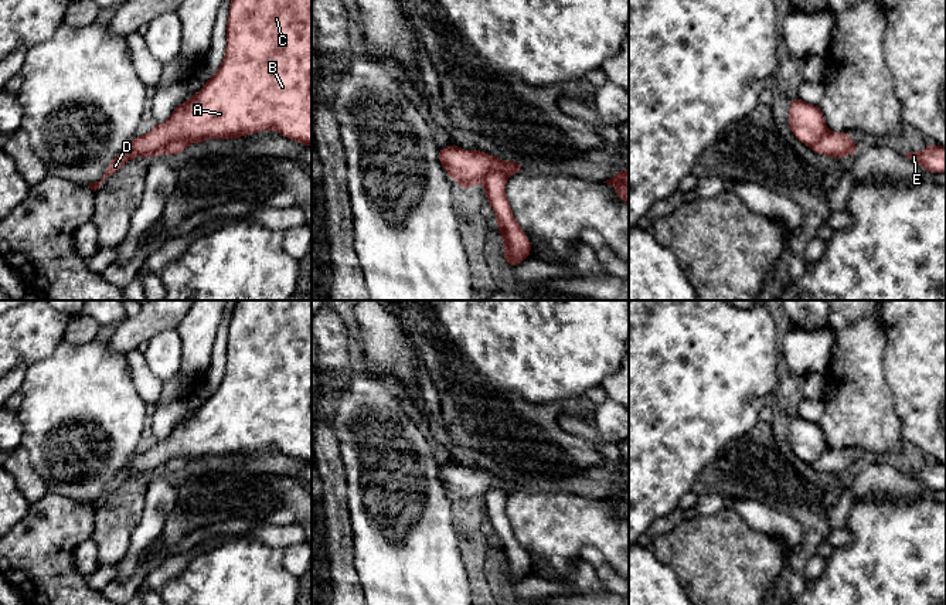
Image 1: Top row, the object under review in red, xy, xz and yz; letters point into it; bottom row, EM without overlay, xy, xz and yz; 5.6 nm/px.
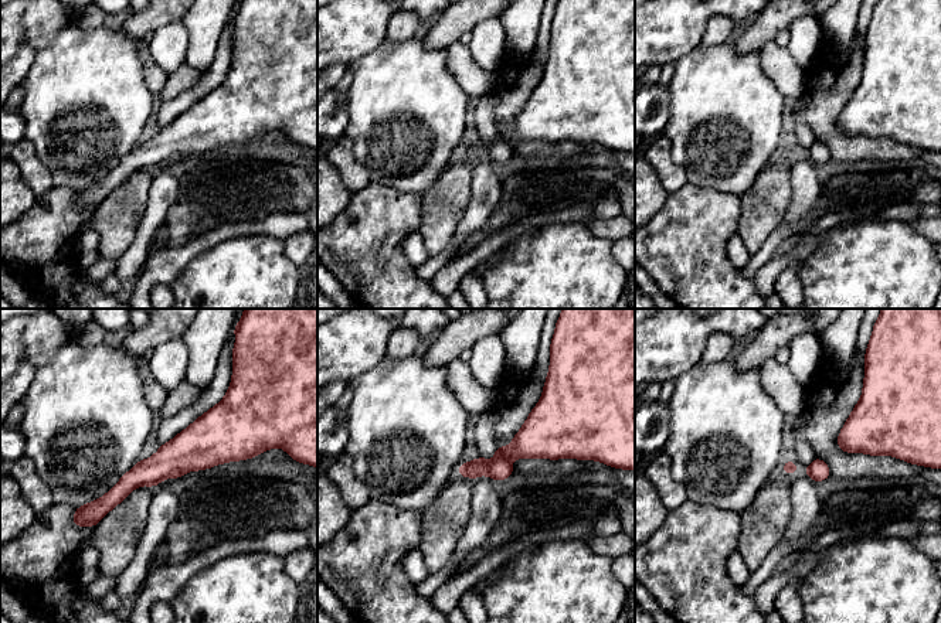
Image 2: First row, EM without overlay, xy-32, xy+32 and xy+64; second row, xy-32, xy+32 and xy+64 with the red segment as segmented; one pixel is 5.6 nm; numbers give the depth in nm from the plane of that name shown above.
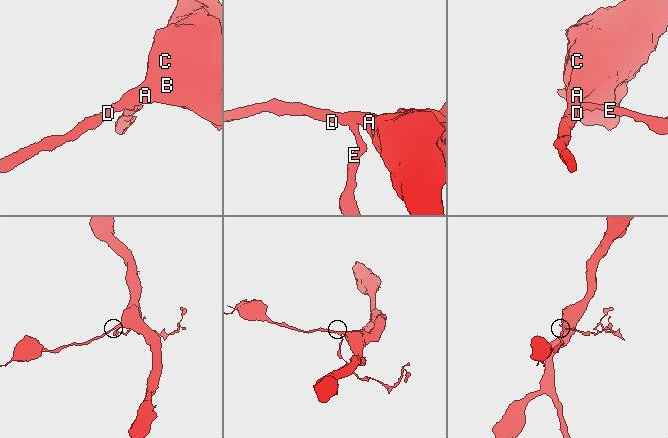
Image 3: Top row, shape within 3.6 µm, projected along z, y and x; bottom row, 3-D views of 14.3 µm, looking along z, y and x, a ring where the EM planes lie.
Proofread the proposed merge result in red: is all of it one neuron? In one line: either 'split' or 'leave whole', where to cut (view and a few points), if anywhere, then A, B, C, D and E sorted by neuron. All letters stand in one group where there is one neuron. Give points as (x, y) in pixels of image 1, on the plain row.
split | xy (187, 459), (173, 458), (163, 471) | A B C D / E

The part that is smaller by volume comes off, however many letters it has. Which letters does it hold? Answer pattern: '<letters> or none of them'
E

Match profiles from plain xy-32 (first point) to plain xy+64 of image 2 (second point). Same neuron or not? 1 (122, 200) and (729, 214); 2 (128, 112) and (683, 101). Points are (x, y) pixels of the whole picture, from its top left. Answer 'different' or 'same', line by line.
1: different
2: same

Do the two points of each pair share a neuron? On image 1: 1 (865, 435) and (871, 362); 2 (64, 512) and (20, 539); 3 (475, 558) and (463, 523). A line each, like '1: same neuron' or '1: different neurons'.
1: same neuron
2: same neuron
3: same neuron

